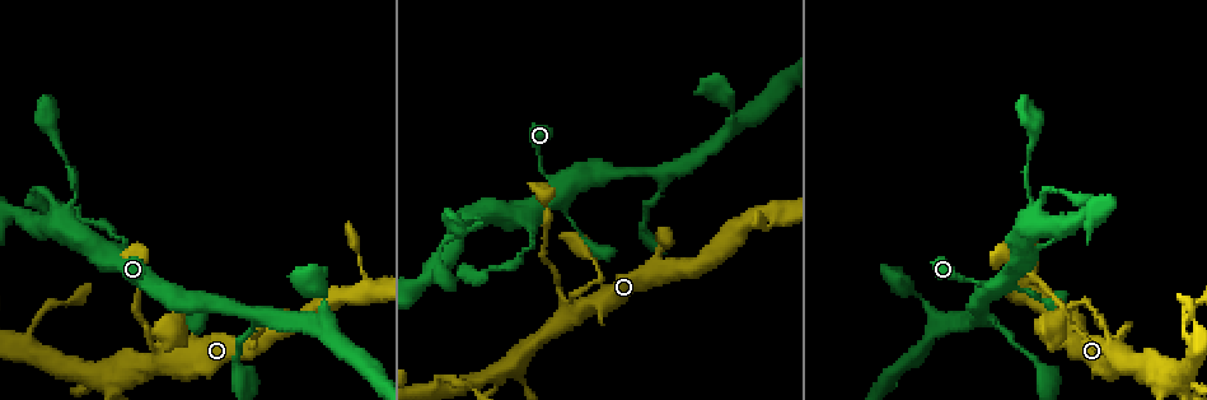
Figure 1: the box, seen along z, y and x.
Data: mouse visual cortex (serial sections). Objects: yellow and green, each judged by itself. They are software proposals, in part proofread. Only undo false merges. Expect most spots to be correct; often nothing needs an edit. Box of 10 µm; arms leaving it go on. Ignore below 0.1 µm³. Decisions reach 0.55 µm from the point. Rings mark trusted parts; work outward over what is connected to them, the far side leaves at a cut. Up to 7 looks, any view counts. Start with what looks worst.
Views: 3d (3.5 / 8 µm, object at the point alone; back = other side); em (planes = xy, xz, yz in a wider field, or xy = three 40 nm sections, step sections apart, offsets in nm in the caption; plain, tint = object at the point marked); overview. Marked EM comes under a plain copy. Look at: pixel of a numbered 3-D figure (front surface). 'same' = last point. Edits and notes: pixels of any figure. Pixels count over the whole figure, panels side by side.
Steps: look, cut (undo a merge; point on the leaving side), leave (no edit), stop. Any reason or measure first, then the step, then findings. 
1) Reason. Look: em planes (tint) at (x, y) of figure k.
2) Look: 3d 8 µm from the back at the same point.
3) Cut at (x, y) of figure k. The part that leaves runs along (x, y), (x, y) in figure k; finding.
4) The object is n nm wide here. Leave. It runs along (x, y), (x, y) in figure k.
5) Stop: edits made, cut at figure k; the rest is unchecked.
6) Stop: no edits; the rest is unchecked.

Four or more arms meet. Look: 3d 8 µm at (574, 311) of figure 1.

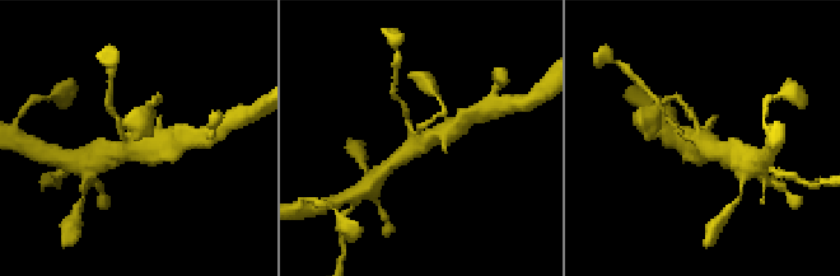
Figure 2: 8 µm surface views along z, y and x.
Closer look. Look: 3d 3.5 µm from the back at the same point.

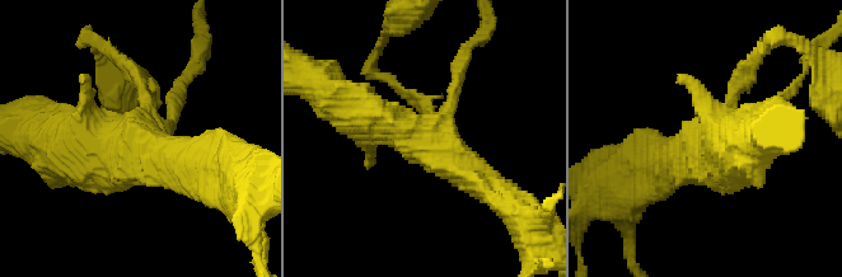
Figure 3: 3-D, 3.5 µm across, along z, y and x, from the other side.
Now the EM. Look: em planes (tint) at (137, 132) of figure 3.

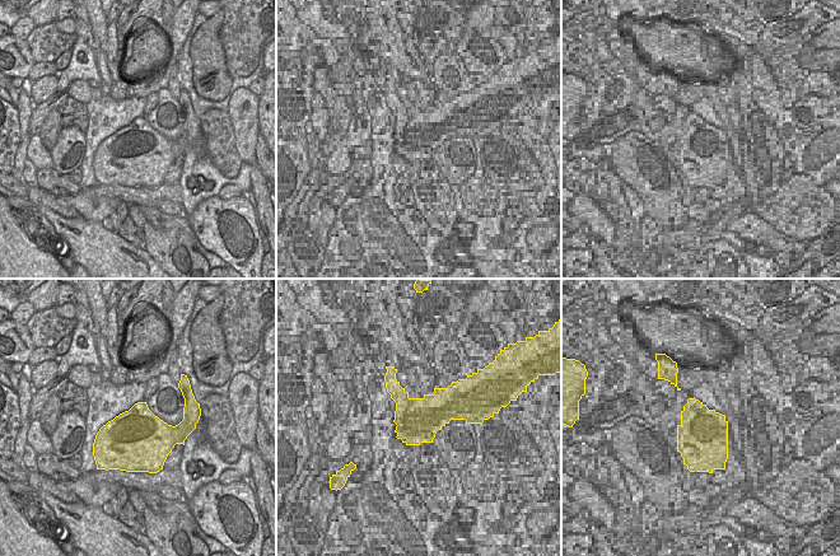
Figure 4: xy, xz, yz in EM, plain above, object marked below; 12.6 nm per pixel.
Leave. It runs along (340, 101), (430, 139), (485, 184) in figure 3; one cell here.

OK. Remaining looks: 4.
Thin arm on a thick one. Look: 3d 3.5 µm at (93, 377) of figure 1.

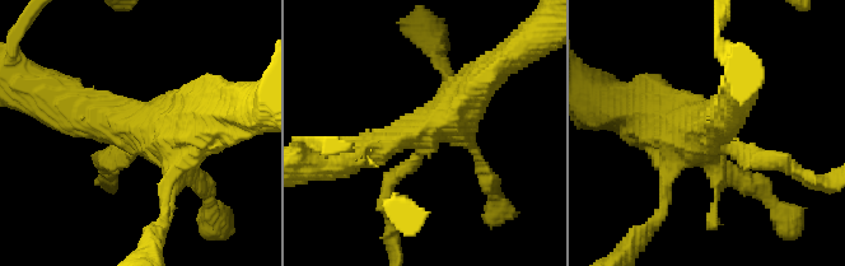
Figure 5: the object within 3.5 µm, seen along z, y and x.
4 arms meet here; the arms are 150, 200, 400, 400 nm wide. Look: em xy step 3 (tint) at (703, 128) of figure 5.

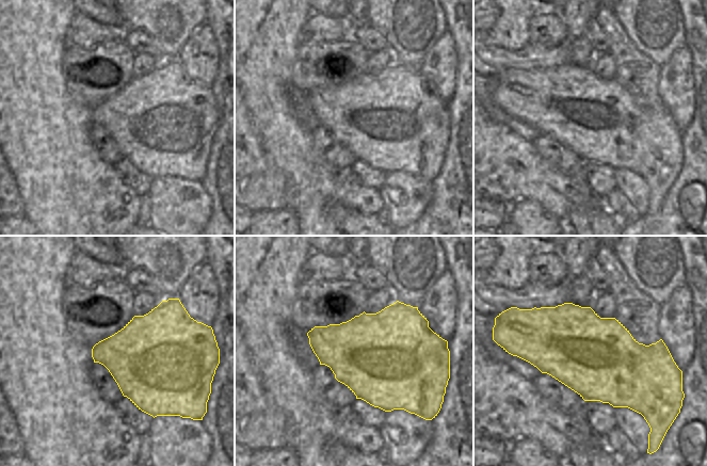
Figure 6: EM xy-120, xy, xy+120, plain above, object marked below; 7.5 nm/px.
The object is 700 nm wide here. Leave. It runs along (512, 56), (449, 115), (379, 148) in figure 5; continuous, no second cell.

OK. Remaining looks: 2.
Look: 3d 3.5 µm at (1186, 325) of figure 1.

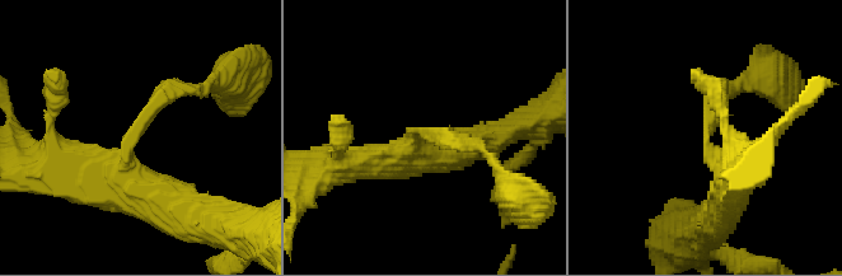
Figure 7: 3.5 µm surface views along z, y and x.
The arms are 200, 450 nm wide. Leave. It runs along (728, 196), (709, 145), (728, 90) in figure 7; one cell here.

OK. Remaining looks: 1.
Stop: no edits; the rest is unchecked.

